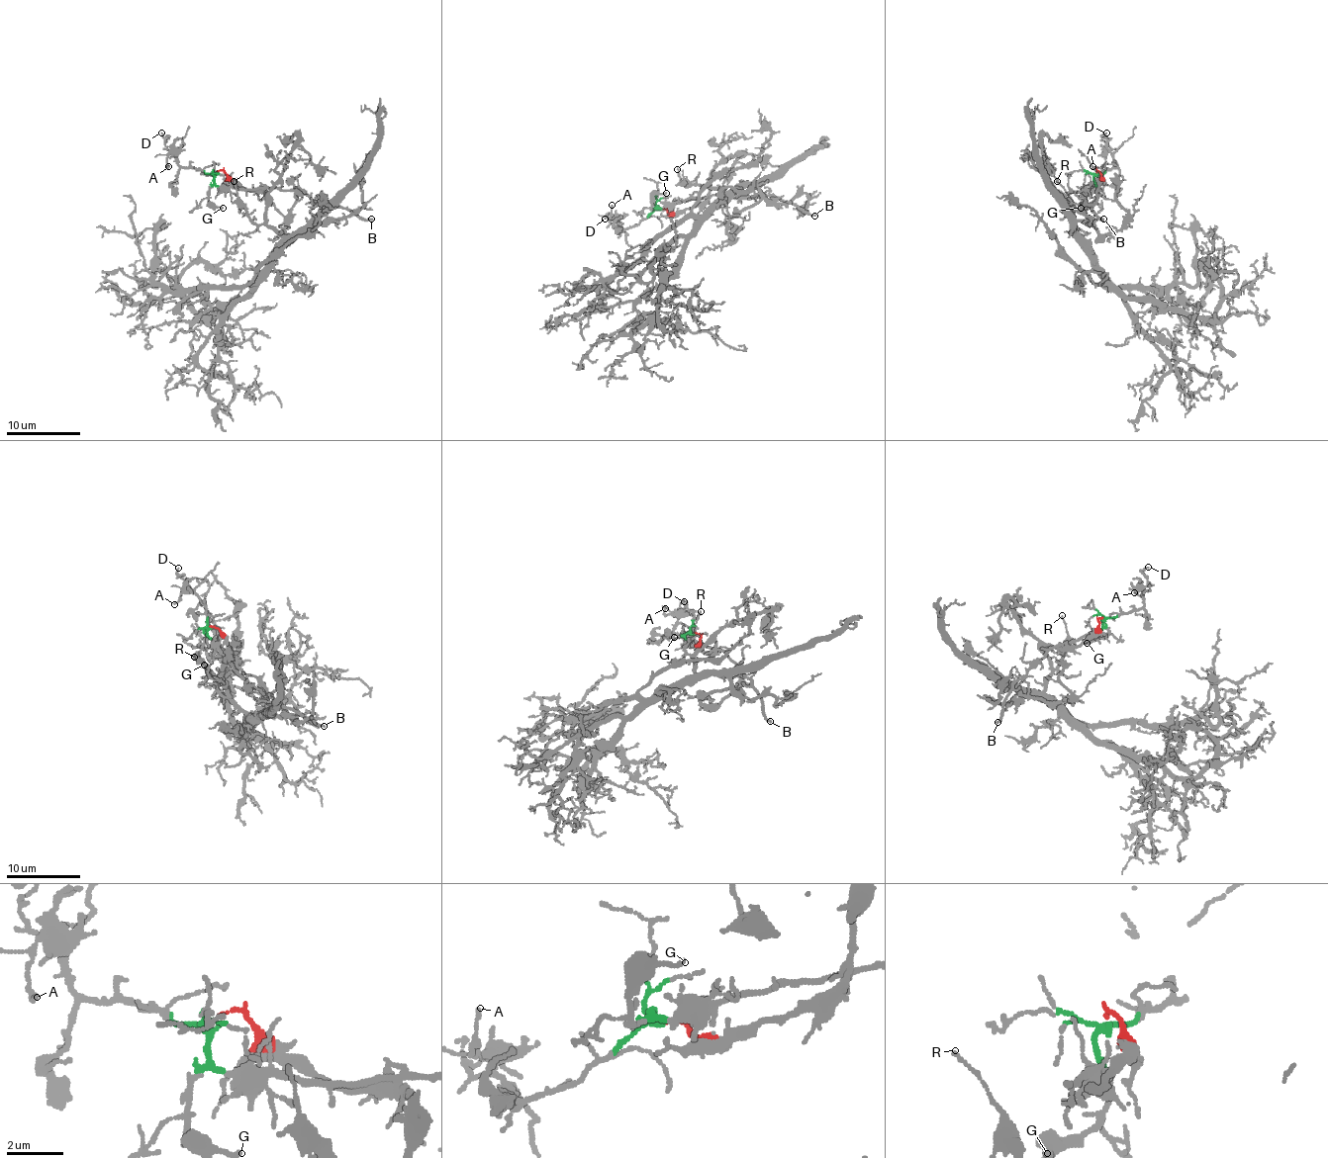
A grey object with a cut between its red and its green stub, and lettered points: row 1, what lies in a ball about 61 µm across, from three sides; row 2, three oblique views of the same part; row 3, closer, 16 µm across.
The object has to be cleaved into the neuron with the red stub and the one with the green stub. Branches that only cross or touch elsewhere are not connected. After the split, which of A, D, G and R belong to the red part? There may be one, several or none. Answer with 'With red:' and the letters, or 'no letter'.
With red: R

